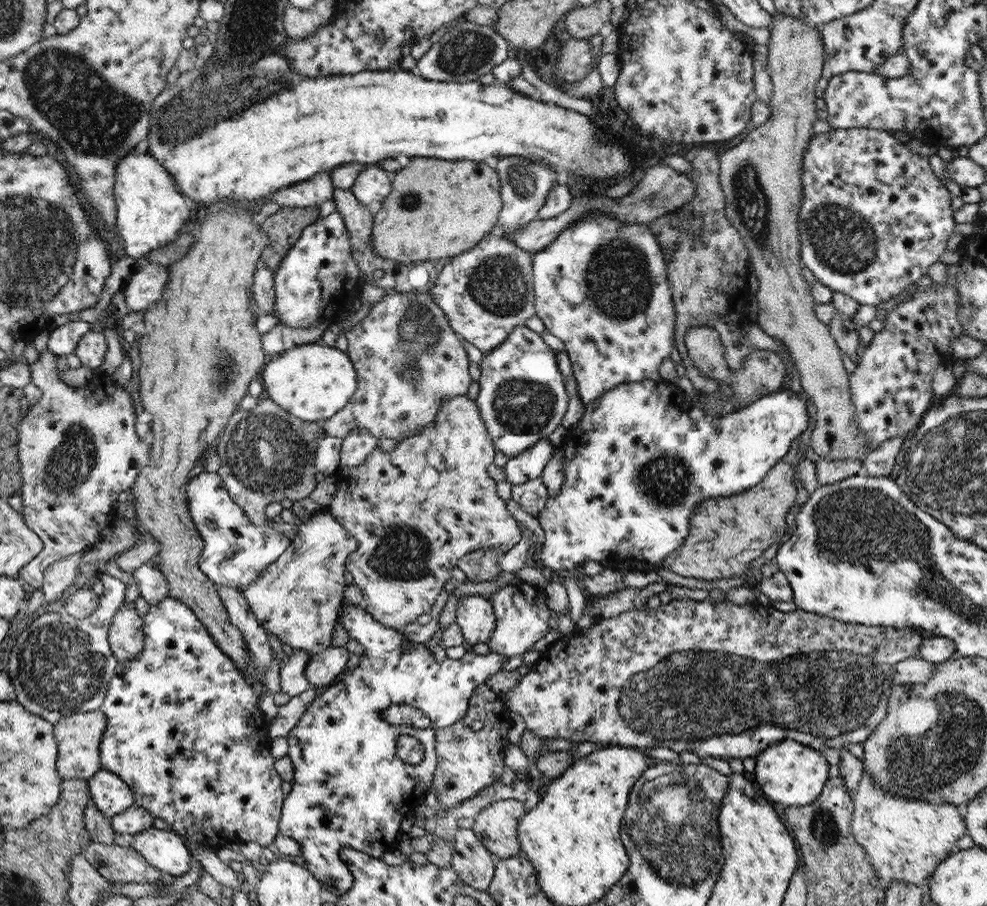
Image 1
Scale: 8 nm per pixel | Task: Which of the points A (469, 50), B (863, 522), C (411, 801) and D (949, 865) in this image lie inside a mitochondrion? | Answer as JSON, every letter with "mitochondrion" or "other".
{"A":"mitochondrion","B":"mitochondrion","C":"other","D":"other"}

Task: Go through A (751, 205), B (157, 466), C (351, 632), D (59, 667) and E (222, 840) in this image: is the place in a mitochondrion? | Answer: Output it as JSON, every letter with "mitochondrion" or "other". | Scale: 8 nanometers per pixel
{"A":"mitochondrion","B":"other","C":"other","D":"mitochondrion","E":"other"}

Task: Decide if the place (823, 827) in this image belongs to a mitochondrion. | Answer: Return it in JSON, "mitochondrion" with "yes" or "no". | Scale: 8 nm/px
{"mitochondrion":"yes"}

